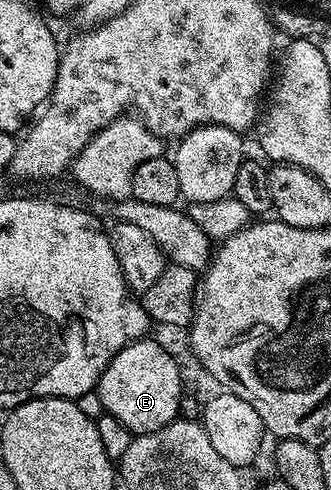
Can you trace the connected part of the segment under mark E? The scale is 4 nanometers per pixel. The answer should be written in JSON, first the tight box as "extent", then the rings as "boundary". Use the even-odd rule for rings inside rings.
{"extent":[98,337,184,436],"boundary":[[[152,337],[138,339],[120,350],[100,375],[98,390],[105,412],[118,417],[118,421],[122,421],[122,425],[126,425],[126,429],[130,429],[133,436],[154,433],[170,425],[181,414],[180,394],[184,387],[180,384],[180,367],[176,364],[175,357],[162,344],[155,343]]]}

